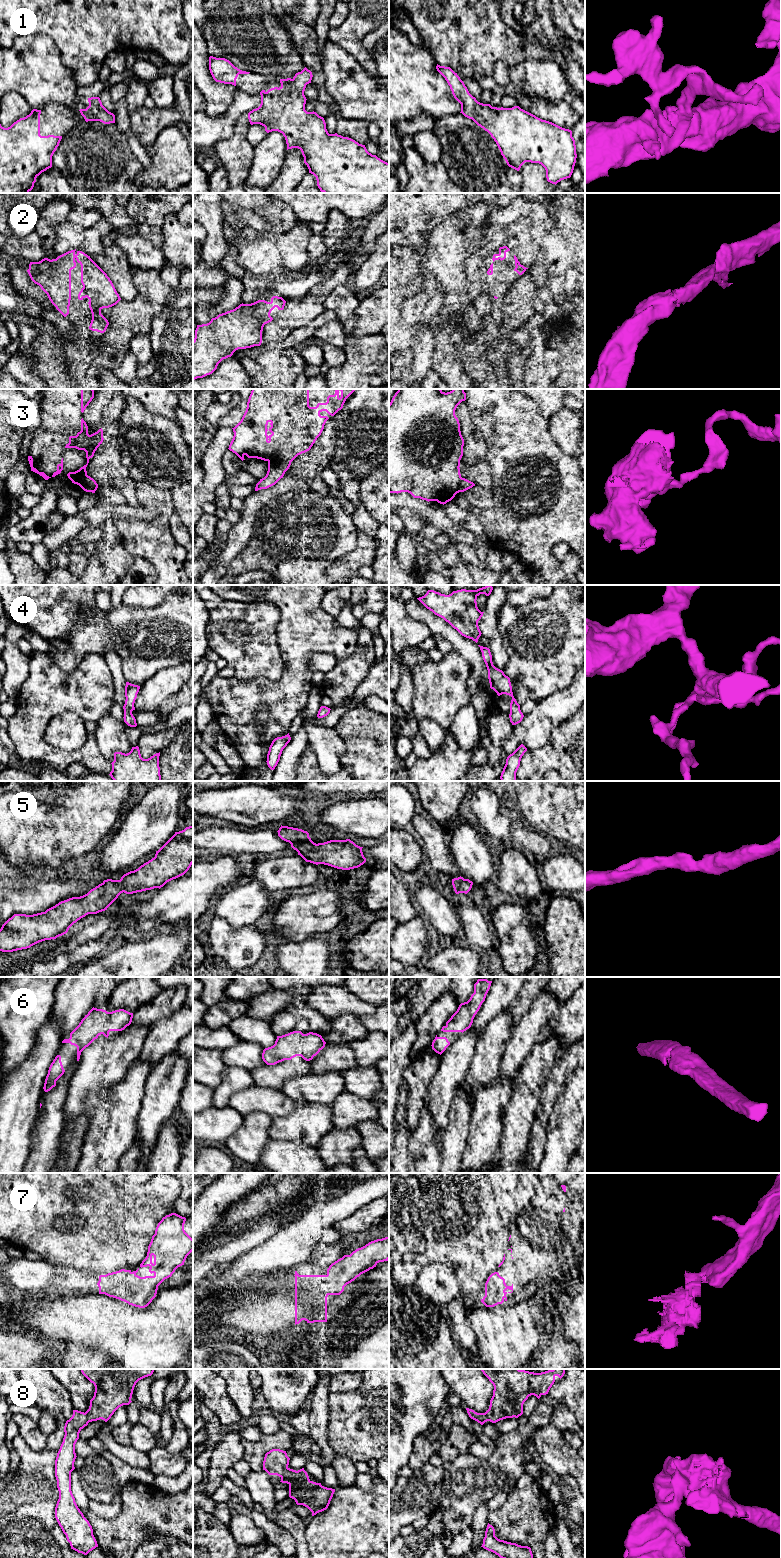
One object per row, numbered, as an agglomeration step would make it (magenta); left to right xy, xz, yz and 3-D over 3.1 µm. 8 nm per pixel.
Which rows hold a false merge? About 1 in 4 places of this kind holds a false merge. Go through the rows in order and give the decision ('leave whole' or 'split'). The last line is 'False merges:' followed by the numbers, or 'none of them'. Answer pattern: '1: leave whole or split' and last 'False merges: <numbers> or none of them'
1: leave whole
2: leave whole
3: split
4: leave whole
5: leave whole
6: leave whole
7: leave whole
8: leave whole
False merges: 3

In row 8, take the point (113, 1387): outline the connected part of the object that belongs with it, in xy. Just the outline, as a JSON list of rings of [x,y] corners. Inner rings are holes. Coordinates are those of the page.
[[[81,1369],[82,1374],[95,1386],[93,1398],[90,1400],[89,1409],[84,1413],[73,1410],[72,1417],[66,1421],[64,1426],[64,1438],[55,1460],[55,1477],[59,1491],[59,1499],[55,1507],[55,1518],[66,1535],[71,1549],[87,1555],[90,1551],[98,1547],[93,1535],[93,1529],[89,1521],[84,1517],[78,1508],[71,1491],[71,1472],[75,1469],[76,1459],[75,1444],[79,1439],[80,1431],[89,1422],[104,1420],[107,1422],[114,1412],[123,1405],[129,1405],[132,1401],[132,1394],[136,1383],[148,1376],[151,1376],[154,1369]]]

